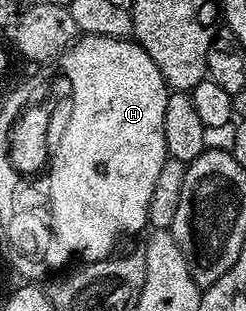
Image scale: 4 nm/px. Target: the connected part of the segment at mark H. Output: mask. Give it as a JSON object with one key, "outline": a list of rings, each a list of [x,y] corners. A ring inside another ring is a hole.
{"outline":[[[86,34],[65,51],[67,64],[71,66],[74,77],[74,88],[77,90],[77,106],[73,106],[73,122],[69,122],[69,131],[65,132],[65,142],[61,142],[61,150],[57,150],[57,166],[53,166],[53,214],[57,214],[57,234],[61,234],[61,242],[69,246],[82,259],[89,262],[100,262],[114,253],[113,245],[120,234],[133,234],[136,230],[146,229],[147,208],[151,204],[151,192],[155,189],[155,180],[159,177],[159,168],[163,168],[167,157],[164,144],[164,113],[171,93],[163,80],[163,72],[155,68],[155,60],[147,56],[147,52],[136,40],[129,38],[112,38],[111,36],[95,36]]]}

